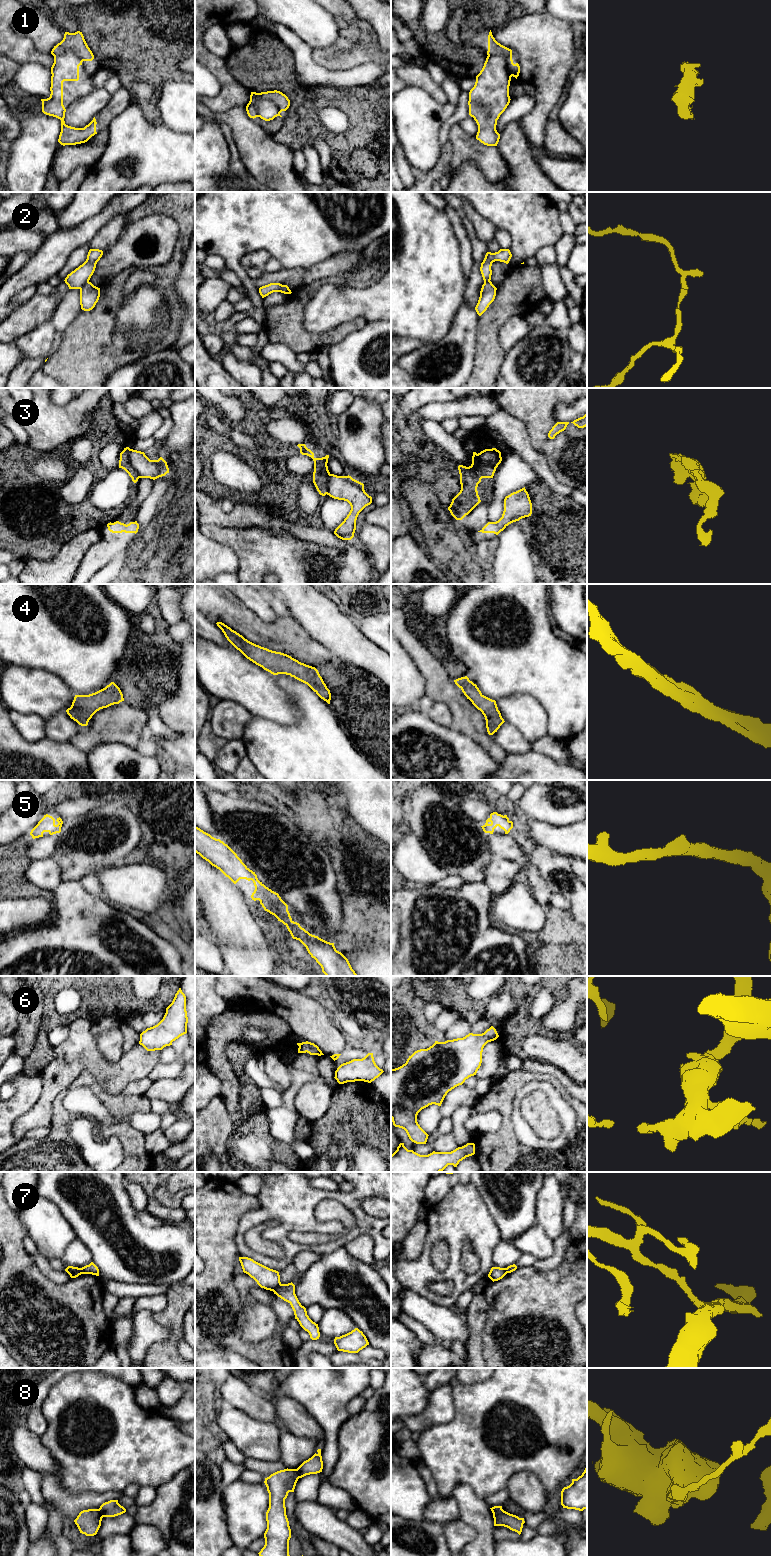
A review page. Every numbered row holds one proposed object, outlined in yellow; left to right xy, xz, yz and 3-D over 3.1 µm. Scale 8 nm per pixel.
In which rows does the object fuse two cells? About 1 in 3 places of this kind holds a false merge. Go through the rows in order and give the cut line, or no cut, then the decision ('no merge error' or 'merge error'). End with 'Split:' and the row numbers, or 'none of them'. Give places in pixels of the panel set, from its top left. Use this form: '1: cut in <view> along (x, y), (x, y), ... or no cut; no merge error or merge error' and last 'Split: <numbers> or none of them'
1: cut in yz along (488, 55), (503, 55), (506, 58), (508, 71), (512, 75); merge error
2: cut in xy along (88, 281), (79, 288); merge error
3: cut in xy along (128, 448), (130, 466), (140, 477); merge error
4: no cut; no merge error
5: no cut; no merge error
6: no cut; no merge error
7: cut in xz along (281, 1284), (272, 1290); merge error
8: cut in xz along (295, 1469), (298, 1478); merge error
Split: 1, 2, 3, 7, 8

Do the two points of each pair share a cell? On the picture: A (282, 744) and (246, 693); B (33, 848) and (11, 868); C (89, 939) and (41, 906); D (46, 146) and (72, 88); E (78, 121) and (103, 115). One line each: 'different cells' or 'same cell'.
A: different cells
B: different cells
C: different cells
D: different cells
E: different cells

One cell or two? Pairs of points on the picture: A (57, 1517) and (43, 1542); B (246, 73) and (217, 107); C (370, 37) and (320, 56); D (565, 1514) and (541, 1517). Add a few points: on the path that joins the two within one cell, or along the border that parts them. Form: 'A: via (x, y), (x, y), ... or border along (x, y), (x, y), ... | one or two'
A: border along (45, 1531), (46, 1537), (54, 1545) | two
B: border along (225, 63), (226, 69), (239, 82), (256, 92) | two
C: via (358, 49), (351, 56), (332, 56) | one
D: via (559, 1516), (547, 1516) | one

